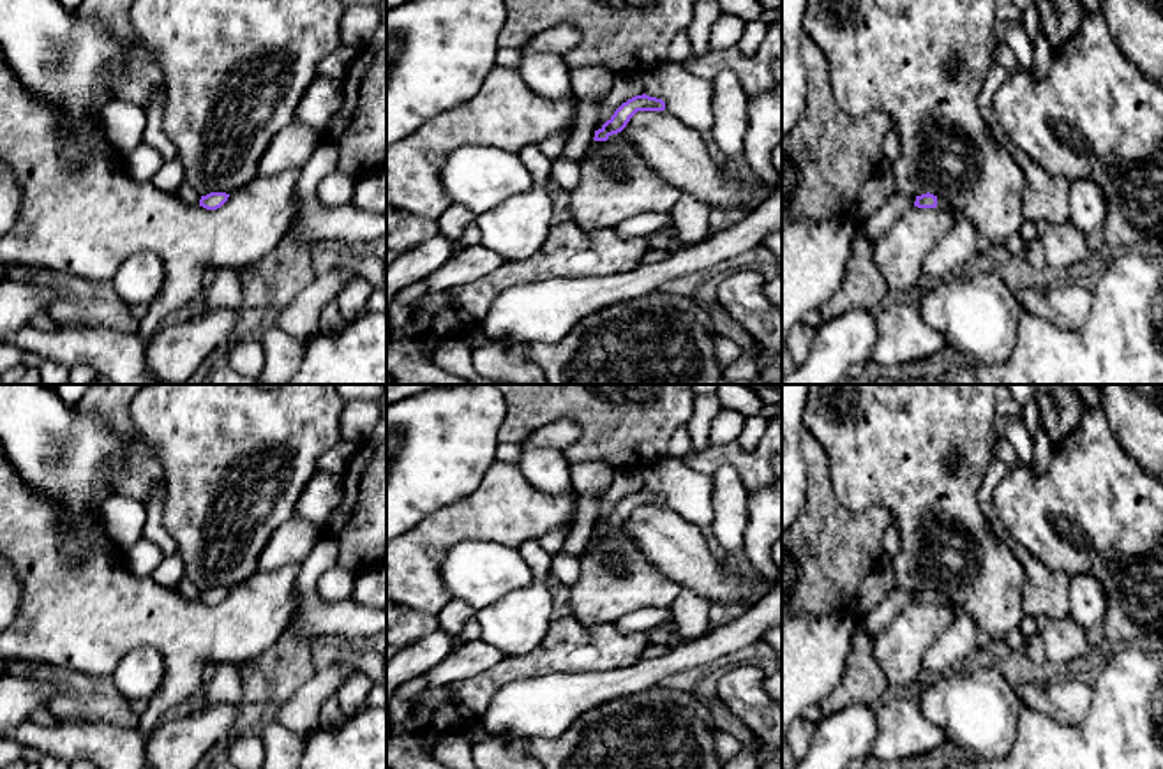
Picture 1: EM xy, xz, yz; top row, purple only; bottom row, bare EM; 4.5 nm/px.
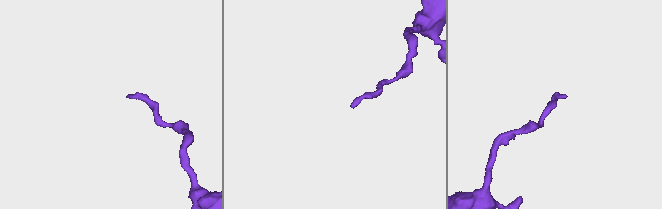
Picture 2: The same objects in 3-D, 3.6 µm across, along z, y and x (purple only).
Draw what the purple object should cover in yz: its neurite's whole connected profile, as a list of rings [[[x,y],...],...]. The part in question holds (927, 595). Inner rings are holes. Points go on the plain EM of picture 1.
[[[930,587],[916,591],[914,601],[918,603],[941,603],[953,610],[955,616],[964,614],[944,593],[937,593]]]

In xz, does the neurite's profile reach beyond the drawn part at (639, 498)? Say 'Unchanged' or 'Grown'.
Unchanged

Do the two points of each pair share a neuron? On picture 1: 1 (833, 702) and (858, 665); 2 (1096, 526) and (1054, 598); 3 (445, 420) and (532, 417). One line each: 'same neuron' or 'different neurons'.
1: same neuron
2: different neurons
3: different neurons

